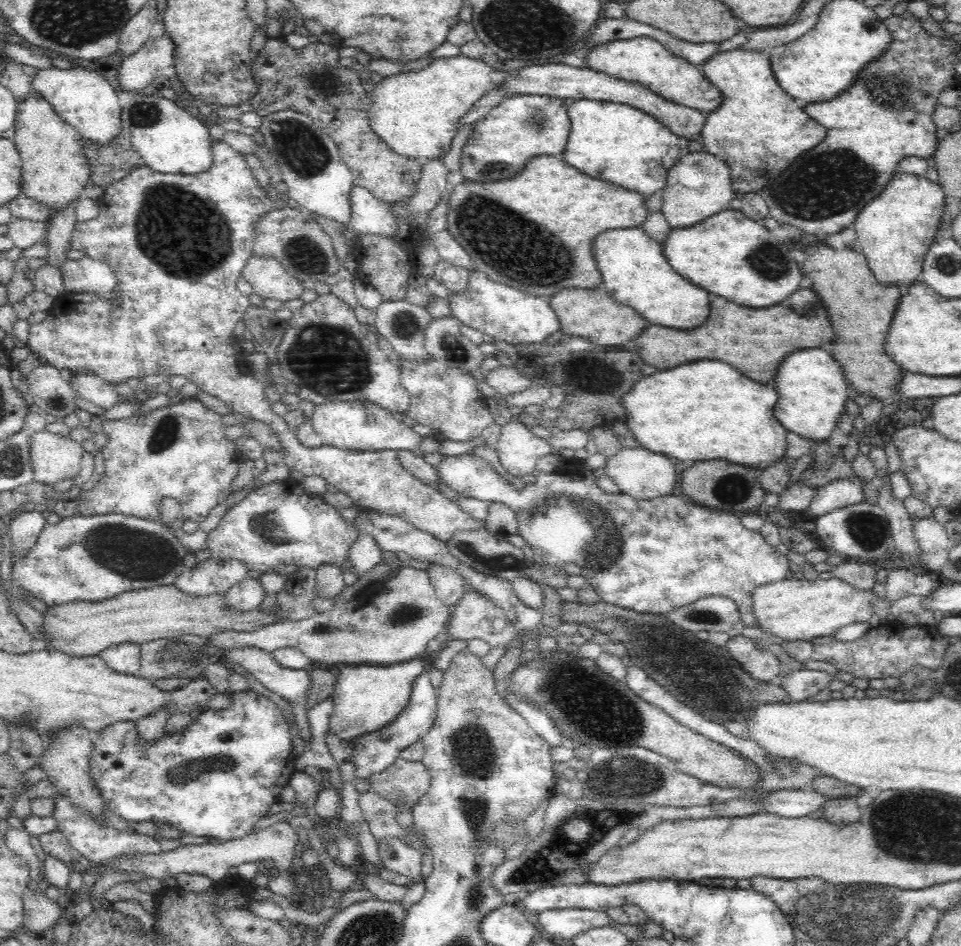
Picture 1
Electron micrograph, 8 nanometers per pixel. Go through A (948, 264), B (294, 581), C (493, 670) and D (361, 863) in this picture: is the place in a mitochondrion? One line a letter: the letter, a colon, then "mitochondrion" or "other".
A: mitochondrion
B: other
C: other
D: other

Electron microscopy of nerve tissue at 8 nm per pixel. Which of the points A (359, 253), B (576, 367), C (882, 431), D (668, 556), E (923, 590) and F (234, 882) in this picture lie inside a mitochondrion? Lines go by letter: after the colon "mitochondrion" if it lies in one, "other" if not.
A: other
B: other
C: other
D: other
E: other
F: other

